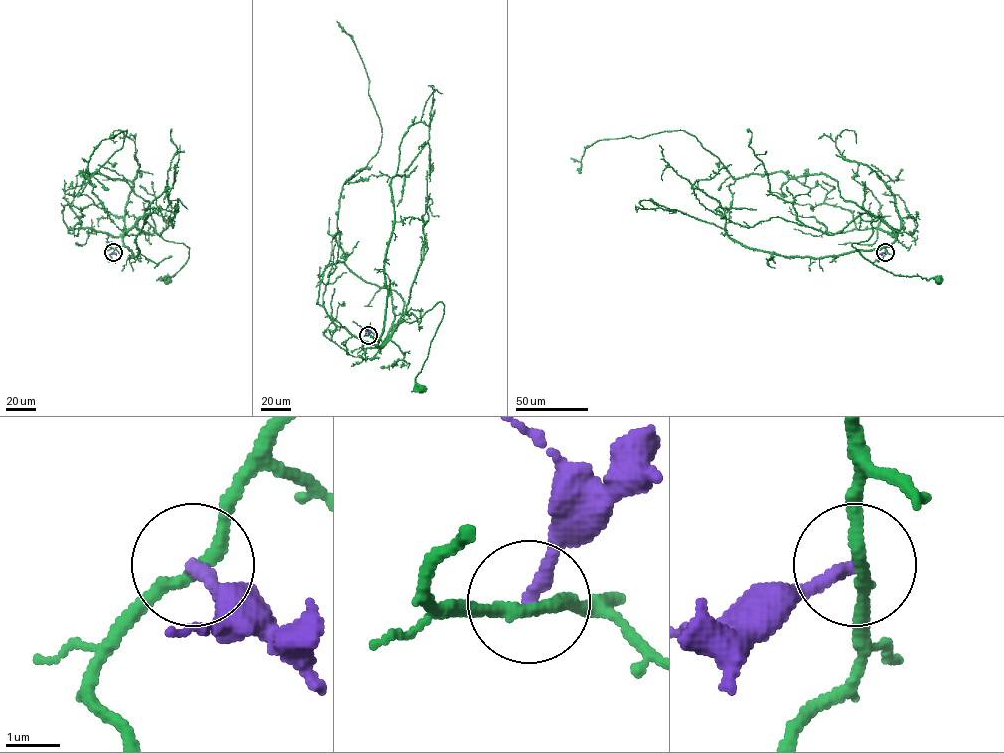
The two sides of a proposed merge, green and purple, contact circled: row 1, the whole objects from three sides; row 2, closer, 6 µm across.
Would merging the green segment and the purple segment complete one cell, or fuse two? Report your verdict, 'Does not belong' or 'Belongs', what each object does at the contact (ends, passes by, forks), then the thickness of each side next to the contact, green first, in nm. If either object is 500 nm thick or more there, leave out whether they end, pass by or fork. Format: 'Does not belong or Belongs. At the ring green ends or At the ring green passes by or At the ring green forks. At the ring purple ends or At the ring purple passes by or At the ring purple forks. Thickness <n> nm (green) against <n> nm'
Does not belong. At the ring green passes by. At the ring purple ends. Thickness 240 nm (green) against 260 nm

